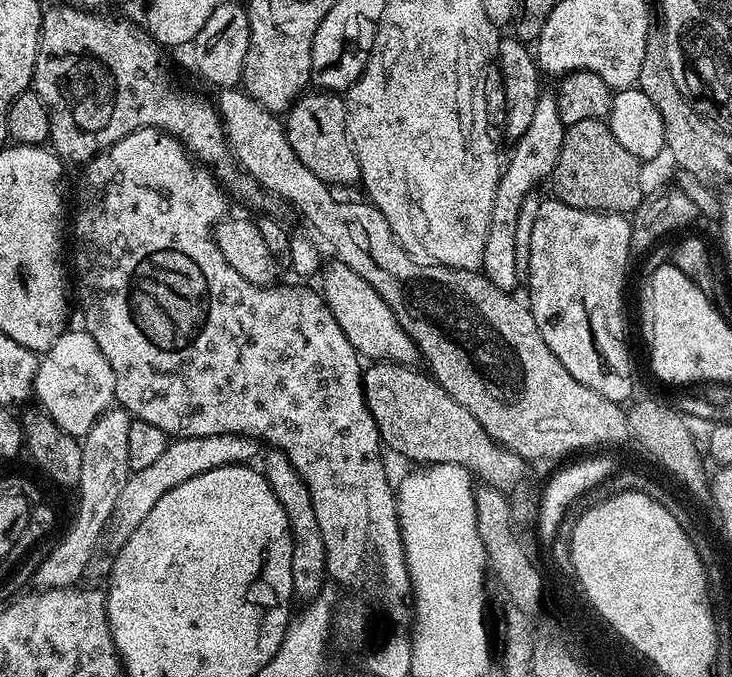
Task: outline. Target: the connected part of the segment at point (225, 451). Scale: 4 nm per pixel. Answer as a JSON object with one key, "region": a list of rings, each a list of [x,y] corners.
{"region":[[[210,434],[209,436],[181,436],[169,439],[166,450],[146,470],[132,472],[128,477],[126,486],[122,486],[122,494],[116,503],[116,511],[112,514],[110,527],[106,532],[106,540],[113,544],[113,549],[119,550],[138,530],[142,518],[154,510],[158,498],[174,486],[186,482],[203,472],[209,472],[215,468],[221,468],[227,464],[248,464],[261,455],[261,441],[255,440],[253,436],[239,436],[238,434]]]}

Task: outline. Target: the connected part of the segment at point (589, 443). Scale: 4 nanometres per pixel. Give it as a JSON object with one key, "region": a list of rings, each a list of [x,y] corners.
{"region":[[[239,87],[225,88],[219,93],[218,111],[221,120],[224,122],[224,130],[228,138],[228,143],[234,153],[235,159],[239,165],[260,185],[261,189],[273,192],[276,196],[281,196],[284,200],[289,200],[294,207],[300,208],[300,212],[316,227],[316,232],[329,244],[330,247],[336,248],[335,255],[346,266],[350,266],[350,270],[354,270],[354,274],[358,274],[374,289],[381,298],[386,302],[386,306],[392,308],[392,313],[398,318],[398,322],[406,330],[406,334],[416,343],[419,355],[428,359],[427,367],[430,369],[431,375],[450,395],[462,406],[466,406],[466,410],[470,410],[470,414],[474,414],[474,418],[478,418],[478,422],[490,434],[490,438],[494,438],[505,448],[511,449],[519,456],[524,457],[525,461],[532,460],[556,460],[559,456],[572,456],[575,452],[578,454],[588,454],[593,450],[608,450],[611,444],[624,444],[630,440],[630,431],[628,424],[628,412],[617,401],[610,398],[602,398],[602,394],[598,394],[598,390],[590,390],[590,386],[582,386],[582,382],[578,382],[578,378],[574,378],[574,374],[570,374],[570,370],[566,370],[566,366],[562,366],[562,362],[558,362],[558,358],[554,358],[554,350],[550,350],[550,346],[546,346],[546,338],[542,338],[542,334],[538,330],[538,326],[532,317],[532,310],[528,307],[523,299],[519,300],[519,295],[503,292],[498,290],[498,286],[494,286],[494,282],[490,282],[479,271],[469,270],[466,268],[448,268],[444,264],[433,264],[425,262],[414,257],[404,249],[396,240],[394,230],[390,230],[390,222],[386,222],[386,218],[382,214],[382,210],[378,210],[371,202],[363,202],[364,204],[351,204],[348,200],[336,201],[332,197],[333,189],[322,178],[318,178],[318,174],[314,174],[314,170],[306,170],[306,166],[302,166],[302,162],[298,158],[298,154],[294,154],[294,150],[288,141],[288,133],[285,125],[276,117],[277,113],[271,108],[266,108],[260,104],[247,92]]]}

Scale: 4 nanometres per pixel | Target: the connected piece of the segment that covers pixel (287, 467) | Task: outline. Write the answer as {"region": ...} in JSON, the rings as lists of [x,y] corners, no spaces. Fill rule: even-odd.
{"region":[[[272,448],[262,456],[262,471],[266,482],[274,490],[274,494],[282,502],[282,510],[286,510],[288,528],[292,532],[292,559],[290,561],[290,588],[300,602],[312,602],[317,599],[320,587],[326,581],[326,561],[322,530],[318,530],[318,514],[314,514],[314,502],[310,498],[310,490],[306,482],[294,470],[290,458],[282,450]],[[268,452],[268,453],[267,453]]]}

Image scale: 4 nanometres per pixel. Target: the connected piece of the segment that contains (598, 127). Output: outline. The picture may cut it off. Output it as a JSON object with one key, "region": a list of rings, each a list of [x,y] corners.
{"region":[[[583,120],[567,125],[564,130],[562,150],[558,154],[558,162],[554,166],[550,183],[554,191],[555,199],[560,200],[566,206],[574,206],[578,210],[587,212],[615,212],[617,214],[631,214],[644,200],[645,192],[639,182],[639,170],[641,161],[630,154],[630,150],[614,138],[614,134],[608,128],[604,120]]]}

